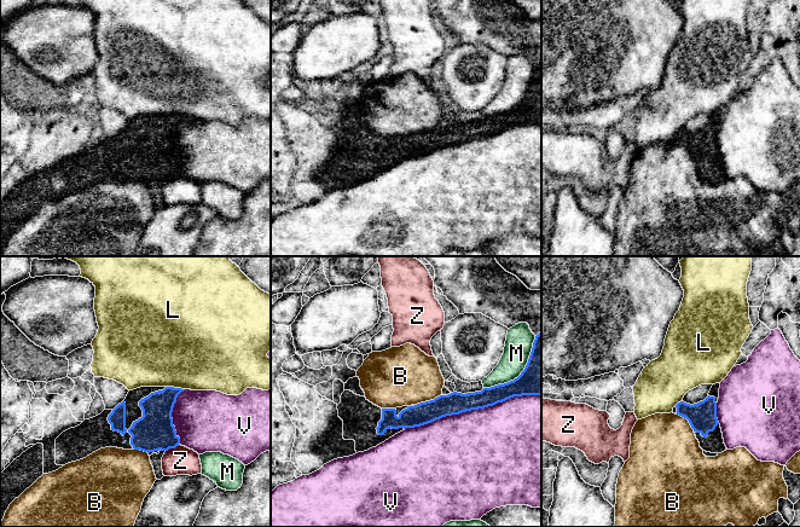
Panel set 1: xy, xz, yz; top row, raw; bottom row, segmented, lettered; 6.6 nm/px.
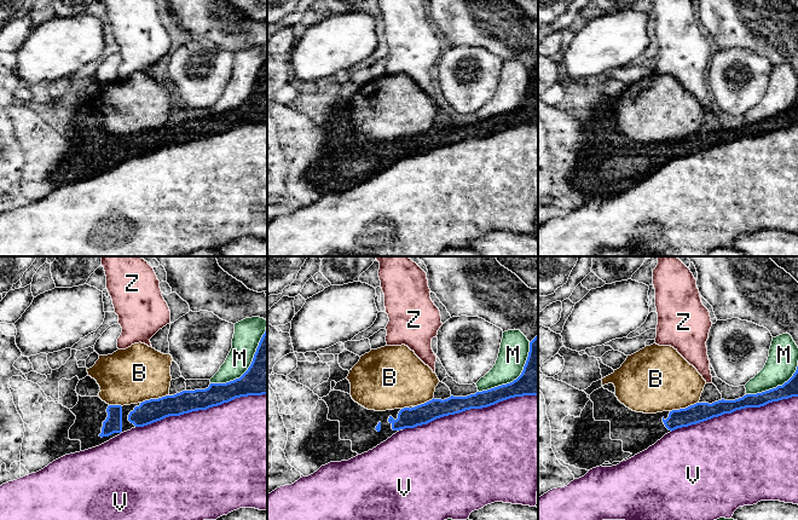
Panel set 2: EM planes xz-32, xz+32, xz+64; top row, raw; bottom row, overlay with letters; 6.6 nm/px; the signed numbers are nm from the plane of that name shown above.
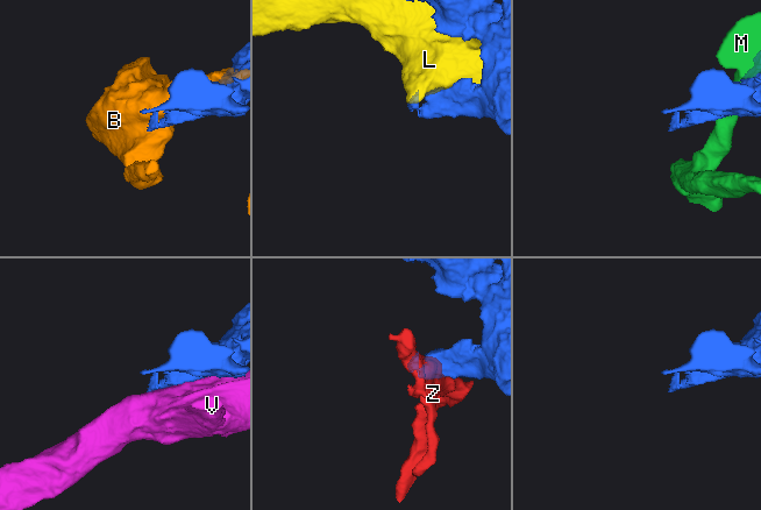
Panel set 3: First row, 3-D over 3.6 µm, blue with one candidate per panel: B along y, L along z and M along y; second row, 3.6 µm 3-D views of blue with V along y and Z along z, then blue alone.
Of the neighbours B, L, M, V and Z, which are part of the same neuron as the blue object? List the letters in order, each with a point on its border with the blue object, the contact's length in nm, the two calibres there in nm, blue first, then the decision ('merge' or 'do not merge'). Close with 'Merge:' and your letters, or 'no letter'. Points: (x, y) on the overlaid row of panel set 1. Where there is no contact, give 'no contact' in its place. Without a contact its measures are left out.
B: xz (428, 401) | 200 nm | 150/400 nm | do not merge
L: xy (175, 388) | 130 nm | 200/480 nm | do not merge
M: xz (521, 374) | 500 nm | 240/180 nm | do not merge
V: xz (473, 409) | 950 nm | 140/480 nm | do not merge
Z: xy (172, 447) | 100 nm | 260/190 nm | do not merge
Merge: no letter

